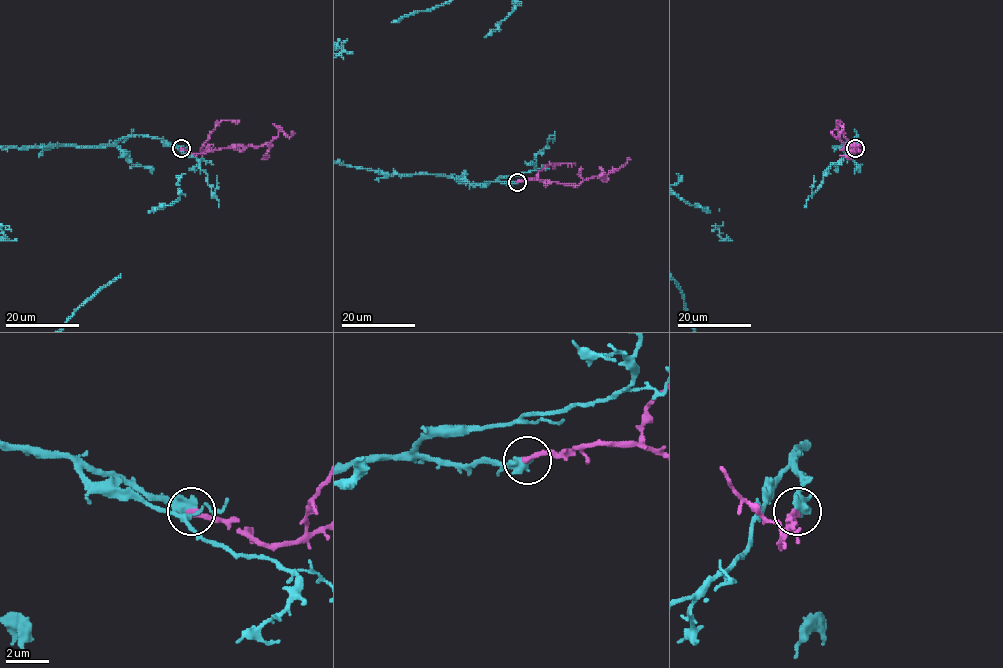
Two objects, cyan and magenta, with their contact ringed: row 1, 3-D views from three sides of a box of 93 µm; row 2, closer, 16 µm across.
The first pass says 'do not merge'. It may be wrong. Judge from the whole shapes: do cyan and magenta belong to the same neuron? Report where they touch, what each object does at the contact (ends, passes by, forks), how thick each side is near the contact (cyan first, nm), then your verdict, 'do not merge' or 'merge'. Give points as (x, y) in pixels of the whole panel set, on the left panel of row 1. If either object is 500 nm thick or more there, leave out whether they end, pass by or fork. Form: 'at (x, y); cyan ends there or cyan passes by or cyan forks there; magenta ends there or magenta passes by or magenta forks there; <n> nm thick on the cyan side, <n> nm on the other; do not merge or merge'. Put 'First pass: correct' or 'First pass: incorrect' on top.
First pass: incorrect
at (181, 148); 600 nm thick on the cyan side, 280 nm on the other; merge

